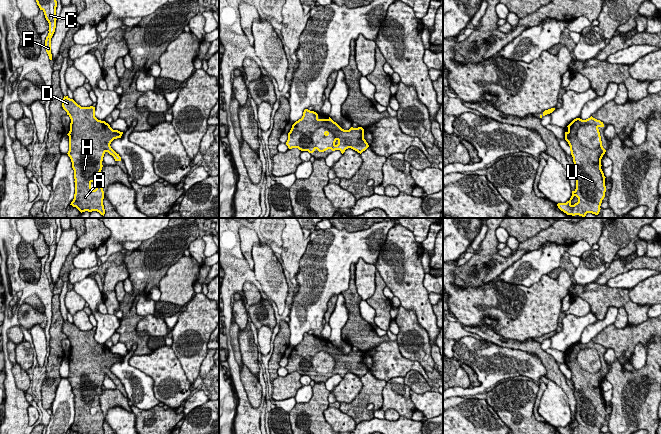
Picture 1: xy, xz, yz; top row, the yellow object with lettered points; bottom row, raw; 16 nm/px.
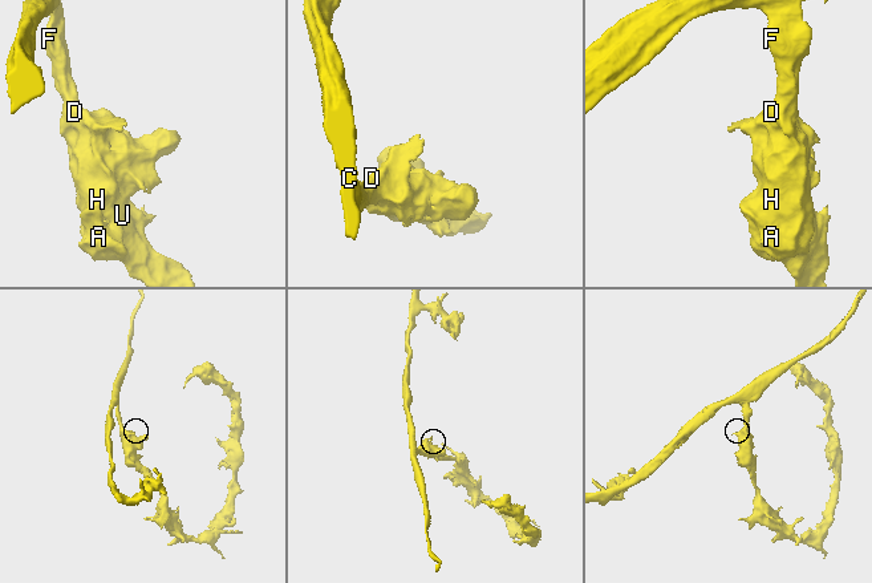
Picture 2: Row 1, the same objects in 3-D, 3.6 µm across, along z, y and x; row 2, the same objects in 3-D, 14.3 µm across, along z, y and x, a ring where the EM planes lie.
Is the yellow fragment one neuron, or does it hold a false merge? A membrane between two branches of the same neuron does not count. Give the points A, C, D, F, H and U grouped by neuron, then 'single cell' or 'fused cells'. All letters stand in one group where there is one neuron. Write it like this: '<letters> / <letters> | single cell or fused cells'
A C D F H U | single cell

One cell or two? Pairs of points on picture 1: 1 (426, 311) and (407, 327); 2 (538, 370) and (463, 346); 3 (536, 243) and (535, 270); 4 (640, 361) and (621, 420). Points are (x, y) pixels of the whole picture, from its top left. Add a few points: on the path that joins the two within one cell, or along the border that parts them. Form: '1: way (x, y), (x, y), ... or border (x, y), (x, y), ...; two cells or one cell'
1: border (399, 305), (414, 312), (418, 323), (430, 338); two cells
2: way (519, 363), (492, 363), (482, 356); one cell
3: border (559, 244), (546, 242), (516, 261); two cells
4: border (646, 347), (646, 362), (636, 370); two cells

